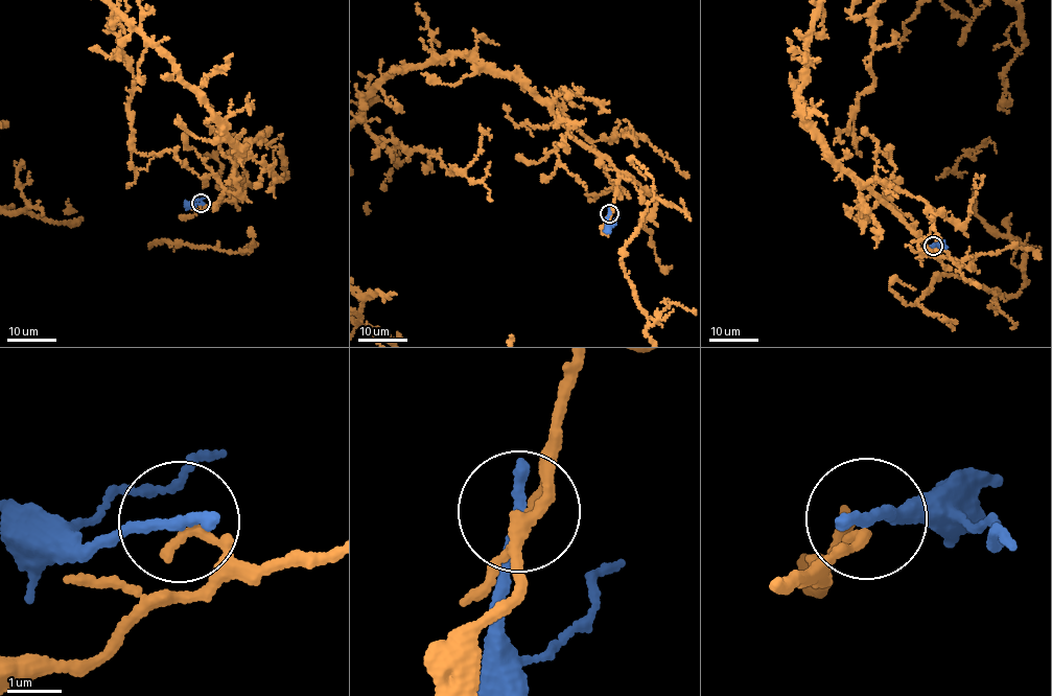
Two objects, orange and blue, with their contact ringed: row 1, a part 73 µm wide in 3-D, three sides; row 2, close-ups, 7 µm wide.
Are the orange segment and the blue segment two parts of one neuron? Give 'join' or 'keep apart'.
keep apart

